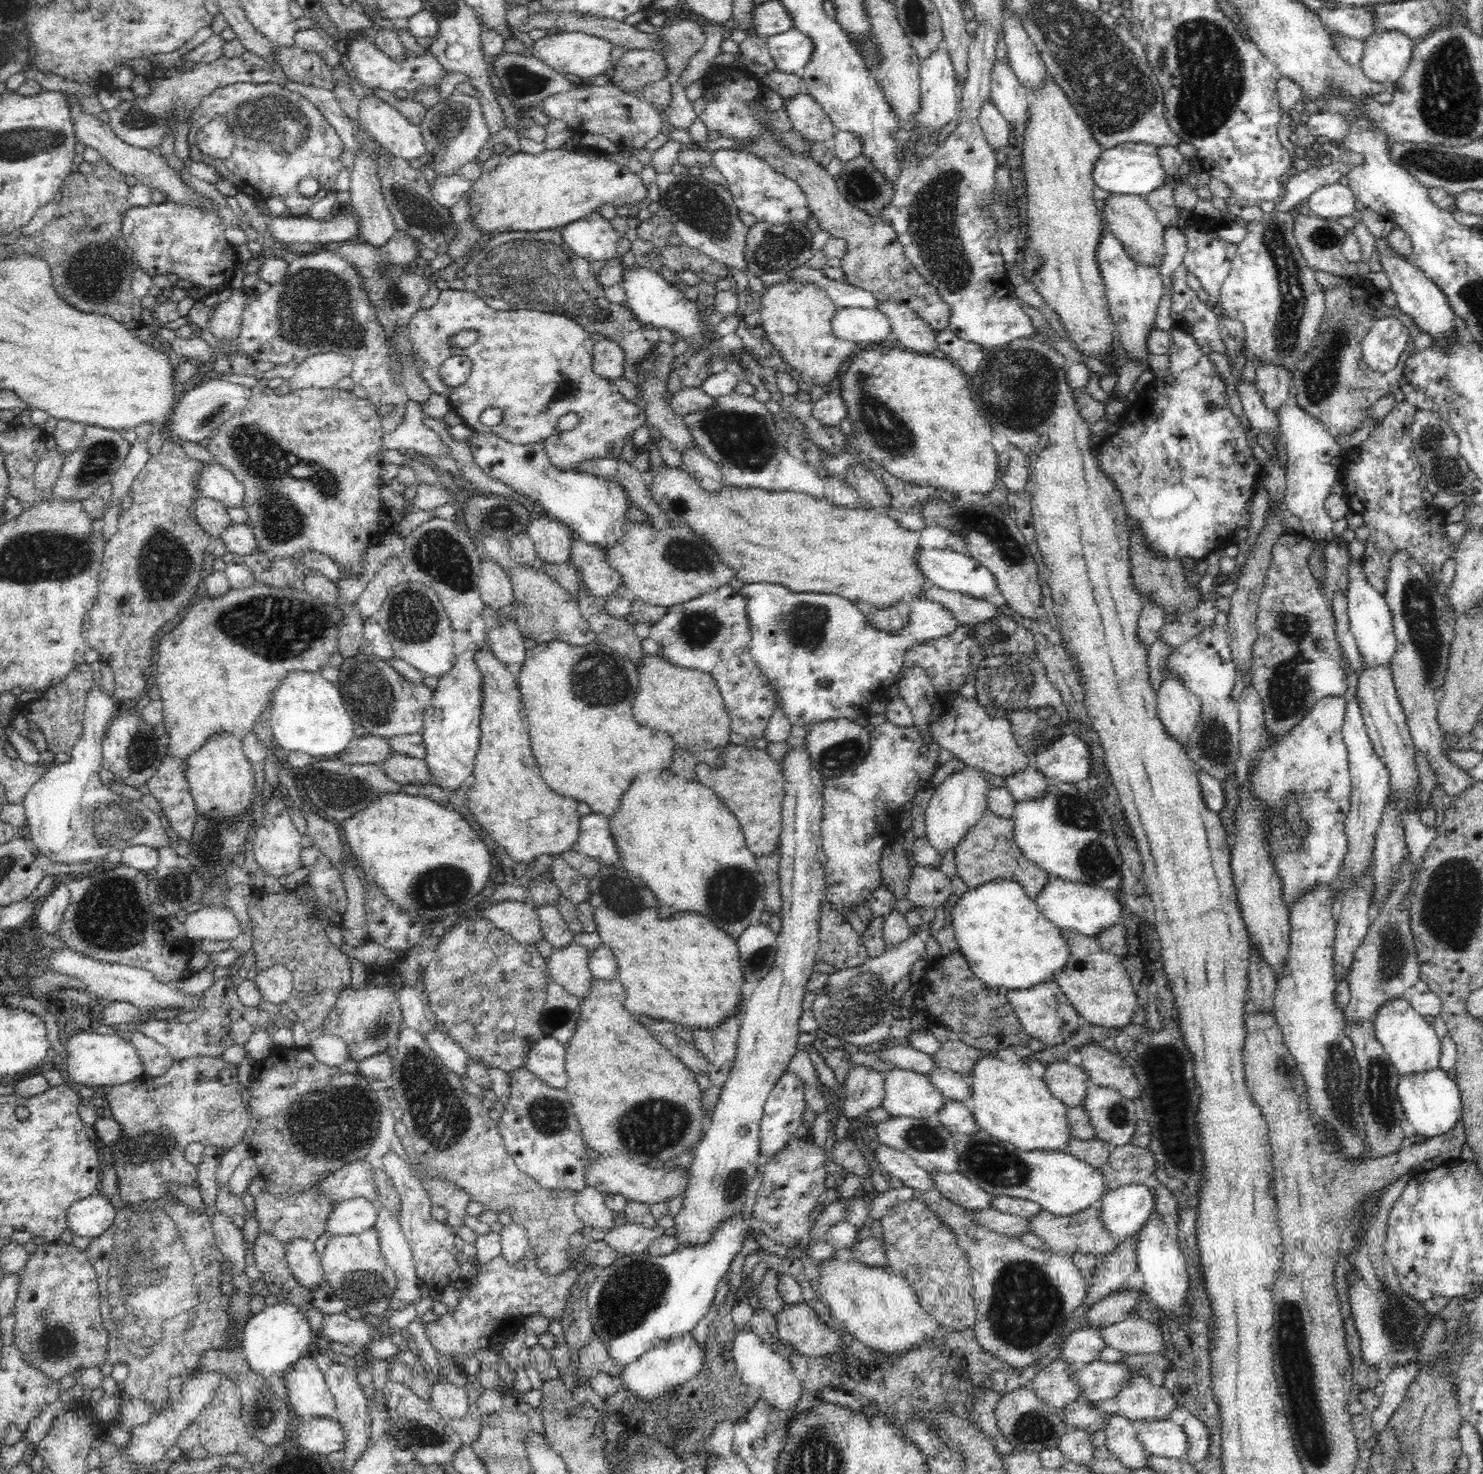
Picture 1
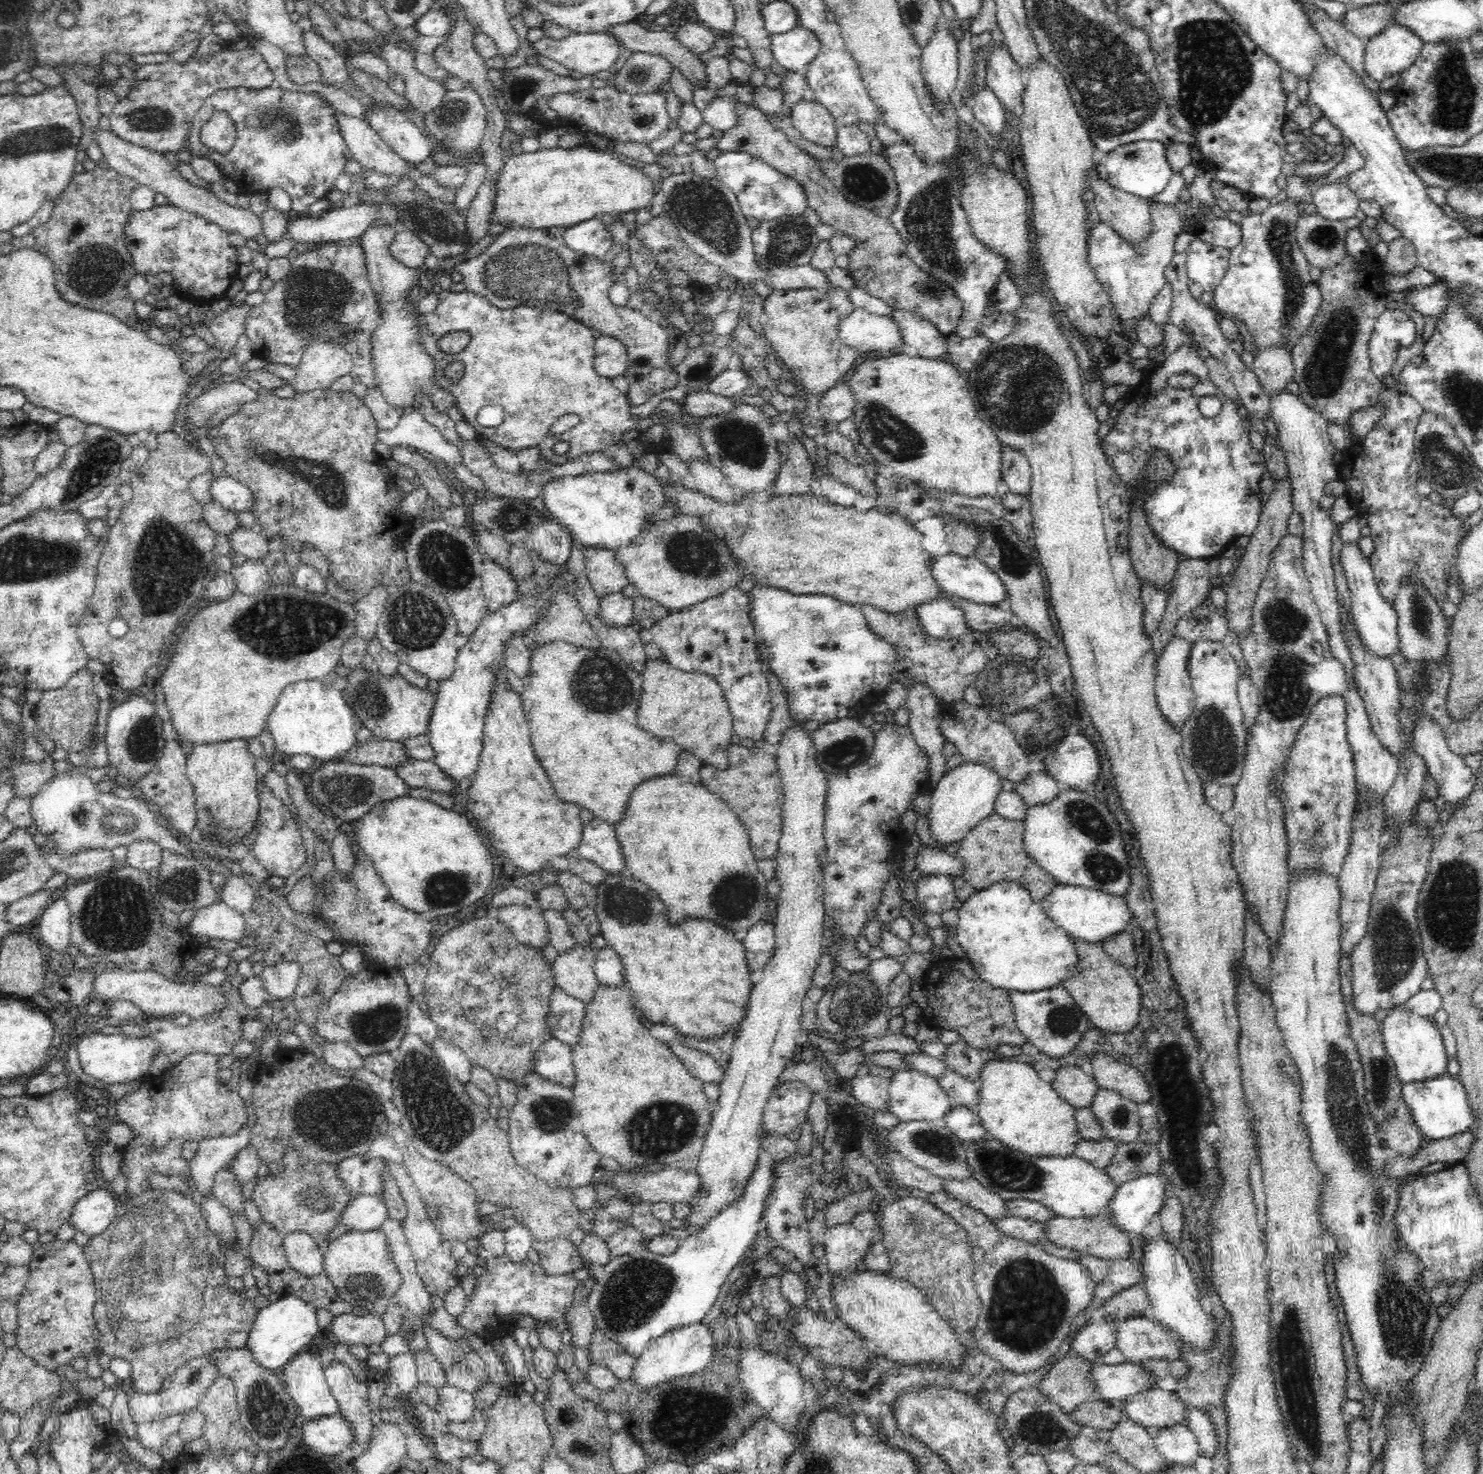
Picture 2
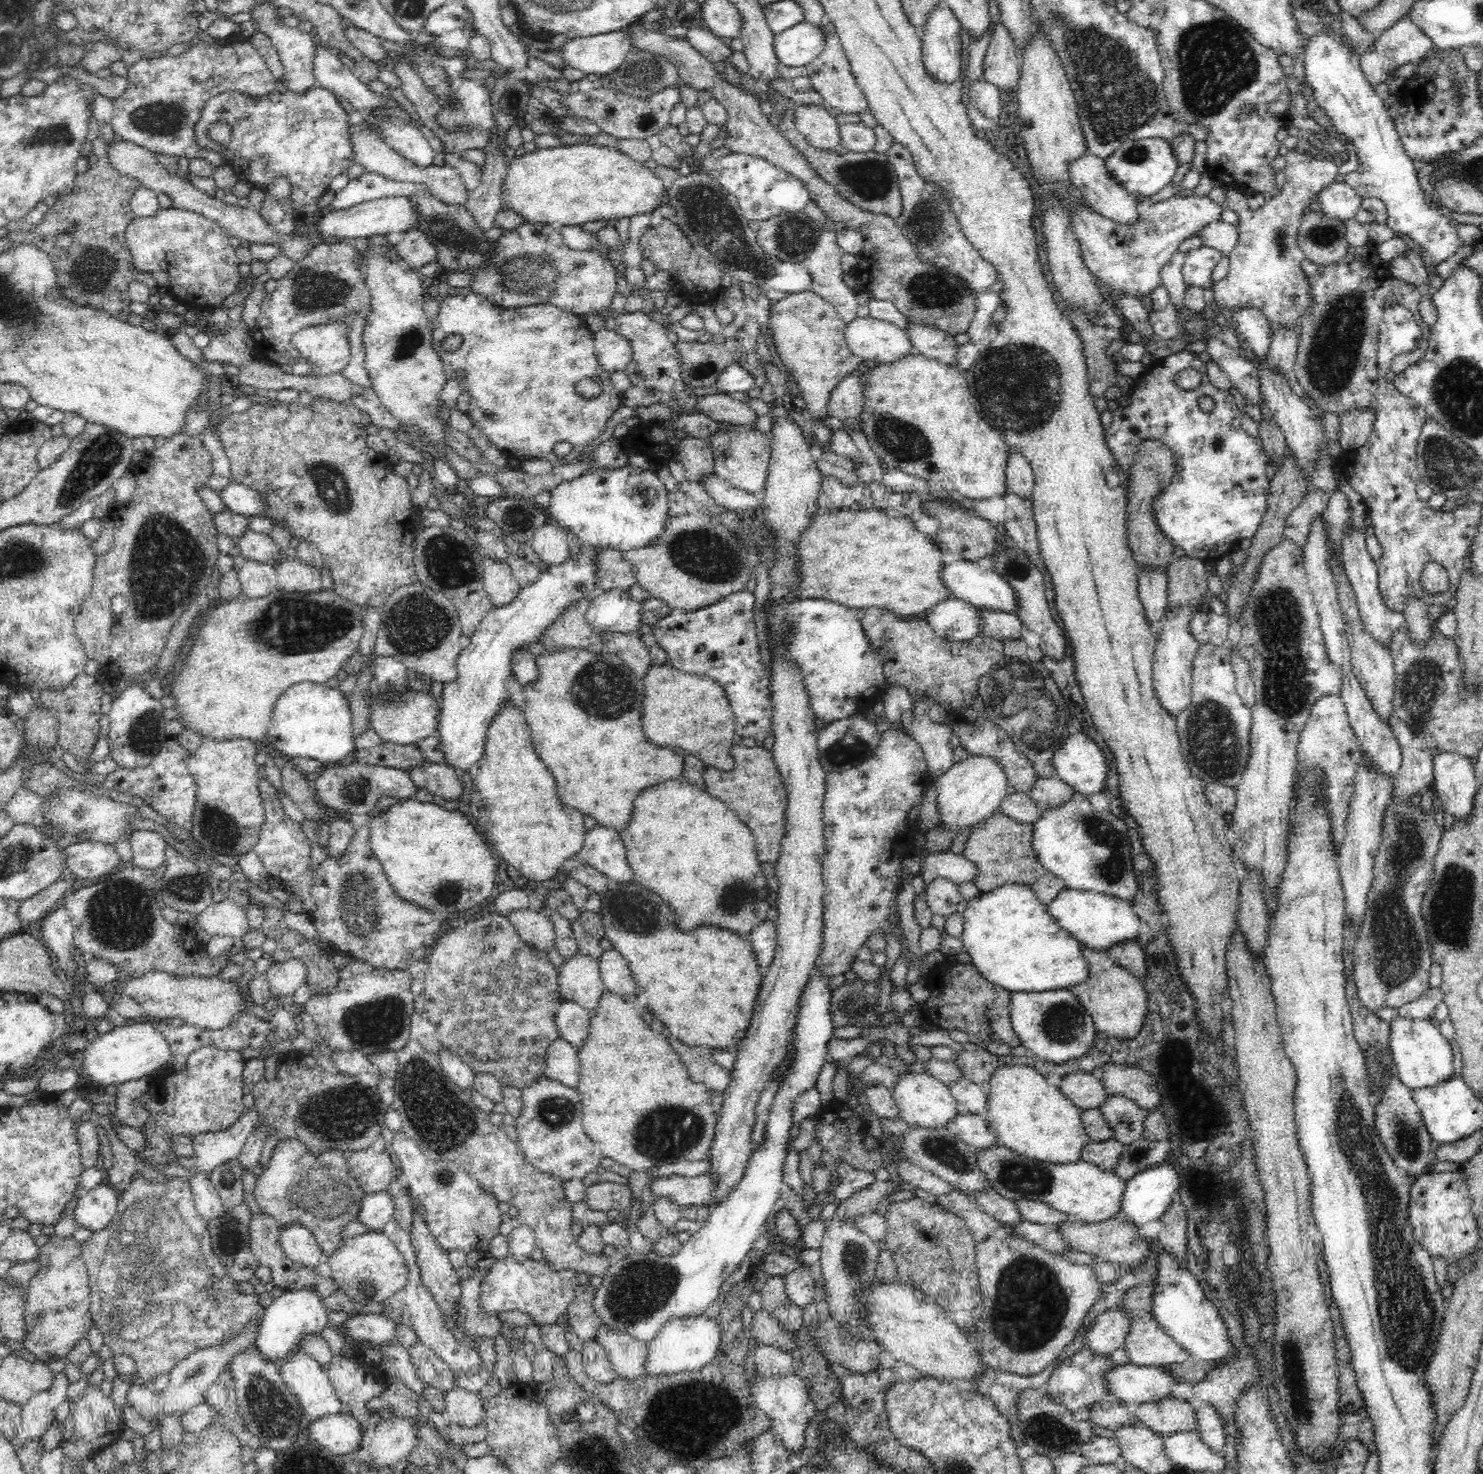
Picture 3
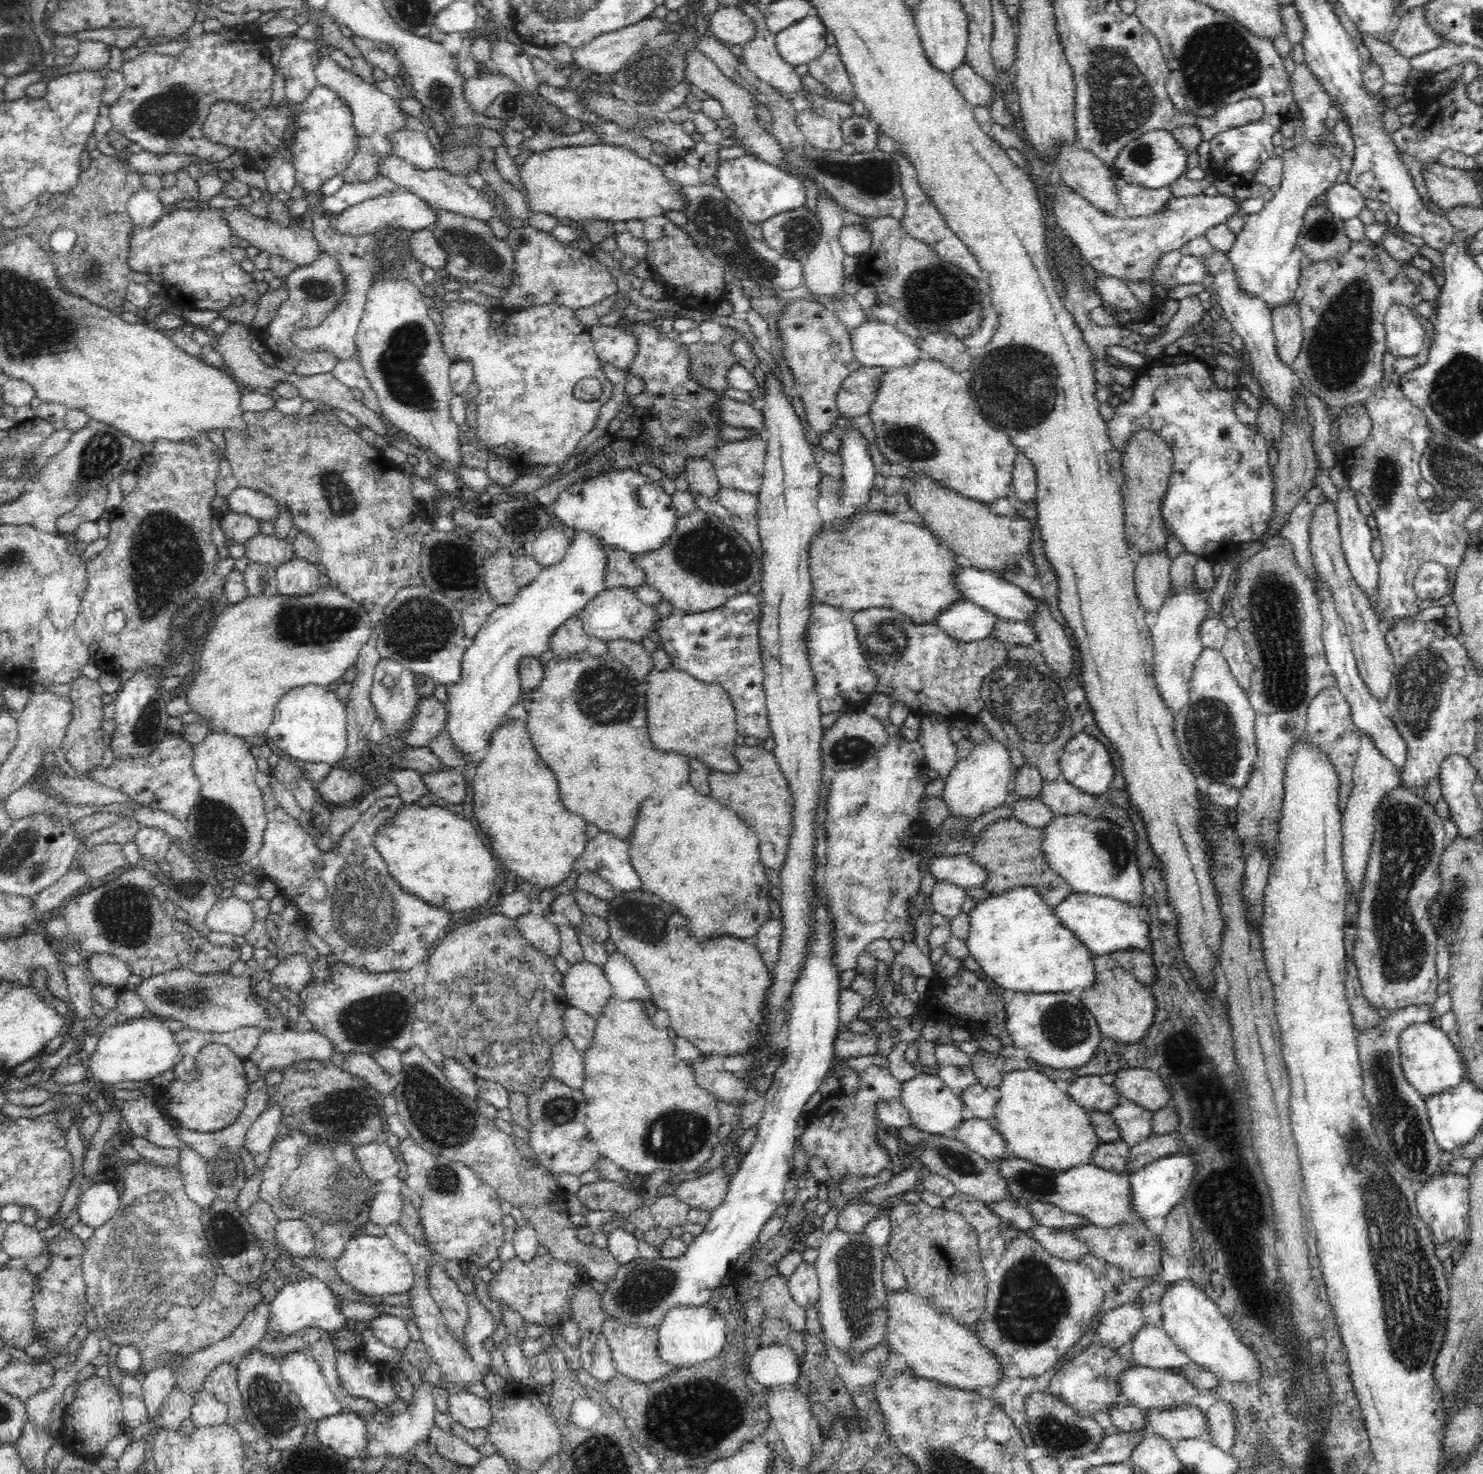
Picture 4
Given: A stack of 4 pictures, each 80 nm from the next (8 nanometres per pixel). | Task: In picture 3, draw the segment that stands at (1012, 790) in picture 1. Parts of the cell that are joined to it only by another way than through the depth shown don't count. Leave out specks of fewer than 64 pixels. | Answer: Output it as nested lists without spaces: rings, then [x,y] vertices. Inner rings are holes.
[[[1054,774],[1050,778],[1038,777],[1037,781],[1029,790],[1032,802],[1044,809],[1055,809],[1076,796],[1075,790]]]

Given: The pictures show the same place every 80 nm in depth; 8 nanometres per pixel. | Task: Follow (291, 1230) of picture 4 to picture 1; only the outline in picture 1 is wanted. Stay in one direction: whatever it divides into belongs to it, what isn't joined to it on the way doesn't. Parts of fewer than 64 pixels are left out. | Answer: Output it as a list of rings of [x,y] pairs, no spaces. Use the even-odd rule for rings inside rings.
[[[293,1239],[286,1244],[285,1252],[289,1271],[302,1286],[316,1288],[324,1280],[321,1256],[314,1242],[307,1239]]]

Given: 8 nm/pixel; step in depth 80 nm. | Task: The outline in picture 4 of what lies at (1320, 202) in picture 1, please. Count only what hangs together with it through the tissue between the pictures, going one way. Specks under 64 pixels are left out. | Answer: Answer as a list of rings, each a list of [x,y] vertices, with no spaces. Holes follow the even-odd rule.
[[[1335,182],[1323,197],[1331,213],[1344,221],[1358,216],[1366,202],[1359,190],[1348,183]]]

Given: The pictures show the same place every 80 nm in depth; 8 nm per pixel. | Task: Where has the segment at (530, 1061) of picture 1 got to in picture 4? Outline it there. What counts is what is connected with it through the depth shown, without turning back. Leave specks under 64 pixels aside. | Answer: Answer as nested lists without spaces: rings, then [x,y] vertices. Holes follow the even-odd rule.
[[[568,1037],[557,1042],[552,1049],[551,1076],[572,1089],[581,1090],[584,1080],[584,1059],[581,1053]]]

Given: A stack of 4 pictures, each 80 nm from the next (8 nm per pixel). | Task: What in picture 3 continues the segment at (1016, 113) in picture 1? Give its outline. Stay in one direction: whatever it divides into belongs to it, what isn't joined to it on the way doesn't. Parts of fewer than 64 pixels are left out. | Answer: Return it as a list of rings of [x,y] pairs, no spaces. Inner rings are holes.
[[[1000,20],[994,26],[994,35],[988,42],[984,58],[983,78],[995,84],[1002,92],[1014,92],[1020,80],[1021,56],[1016,53],[1016,44],[1008,29]]]

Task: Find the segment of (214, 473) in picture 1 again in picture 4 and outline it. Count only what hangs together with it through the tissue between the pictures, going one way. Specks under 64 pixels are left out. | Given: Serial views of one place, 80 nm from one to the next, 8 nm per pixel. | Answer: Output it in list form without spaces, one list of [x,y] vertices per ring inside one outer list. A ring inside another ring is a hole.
[[[239,486],[227,500],[230,505],[229,511],[250,516],[258,521],[267,520],[274,523],[279,514],[280,506],[276,500],[248,488]]]

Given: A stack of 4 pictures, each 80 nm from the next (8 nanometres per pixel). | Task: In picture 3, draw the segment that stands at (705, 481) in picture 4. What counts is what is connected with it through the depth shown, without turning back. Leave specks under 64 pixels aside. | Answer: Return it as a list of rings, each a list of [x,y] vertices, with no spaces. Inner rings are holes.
[[[690,435],[679,442],[677,459],[682,462],[689,481],[702,485],[702,480],[714,474],[715,460],[713,448],[708,440]]]

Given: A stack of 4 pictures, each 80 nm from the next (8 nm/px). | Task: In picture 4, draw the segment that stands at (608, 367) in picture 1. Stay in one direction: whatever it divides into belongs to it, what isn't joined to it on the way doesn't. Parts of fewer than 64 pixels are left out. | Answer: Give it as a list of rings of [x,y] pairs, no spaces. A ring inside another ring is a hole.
[[[598,324],[588,327],[588,330],[596,356],[600,360],[620,370],[626,370],[628,365],[635,360],[638,338],[630,331],[619,329],[617,326]]]

